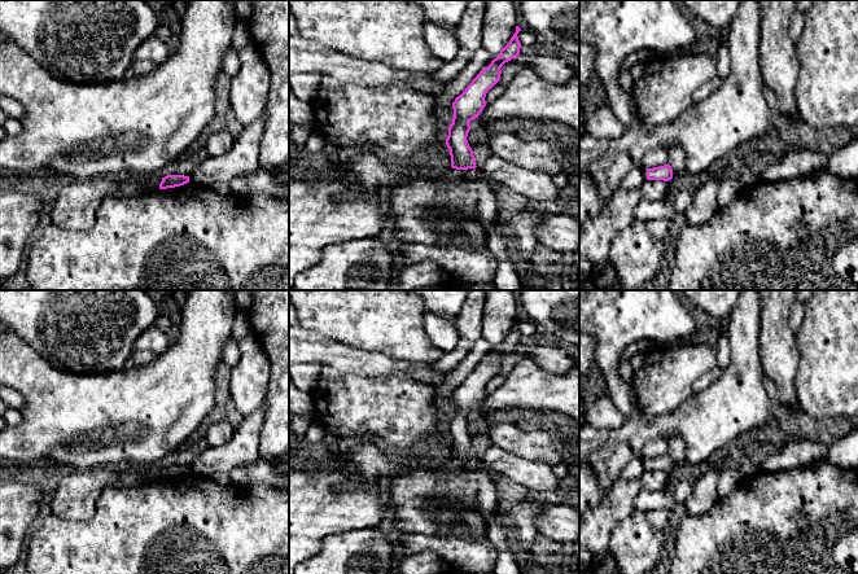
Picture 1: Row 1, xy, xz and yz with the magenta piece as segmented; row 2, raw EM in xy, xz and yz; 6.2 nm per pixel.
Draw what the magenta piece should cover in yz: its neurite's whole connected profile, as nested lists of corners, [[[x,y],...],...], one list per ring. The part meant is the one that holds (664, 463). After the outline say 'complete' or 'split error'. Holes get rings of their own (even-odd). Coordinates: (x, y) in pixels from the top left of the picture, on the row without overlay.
[[[667,453],[660,457],[648,459],[647,469],[648,470],[664,470],[664,472],[671,470],[673,469],[671,456]]] | complete

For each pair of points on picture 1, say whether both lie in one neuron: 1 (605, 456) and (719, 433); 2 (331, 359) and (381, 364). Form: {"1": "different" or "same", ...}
{"1": "same", "2": "same"}

